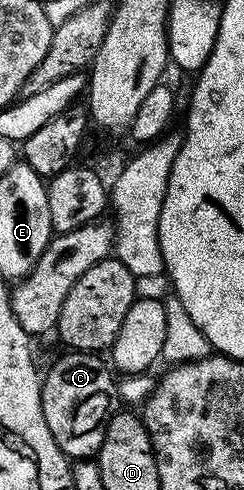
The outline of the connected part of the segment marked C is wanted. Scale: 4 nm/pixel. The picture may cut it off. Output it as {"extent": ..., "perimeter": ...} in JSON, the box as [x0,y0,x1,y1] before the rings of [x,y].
{"extent":[43,351,119,459],"perimeter":[[[65,351],[54,365],[43,373],[43,419],[47,419],[47,431],[51,431],[57,446],[70,459],[96,458],[105,438],[107,423],[119,405],[118,378],[107,364],[106,358],[105,361],[103,358],[104,356],[95,353]]]}

